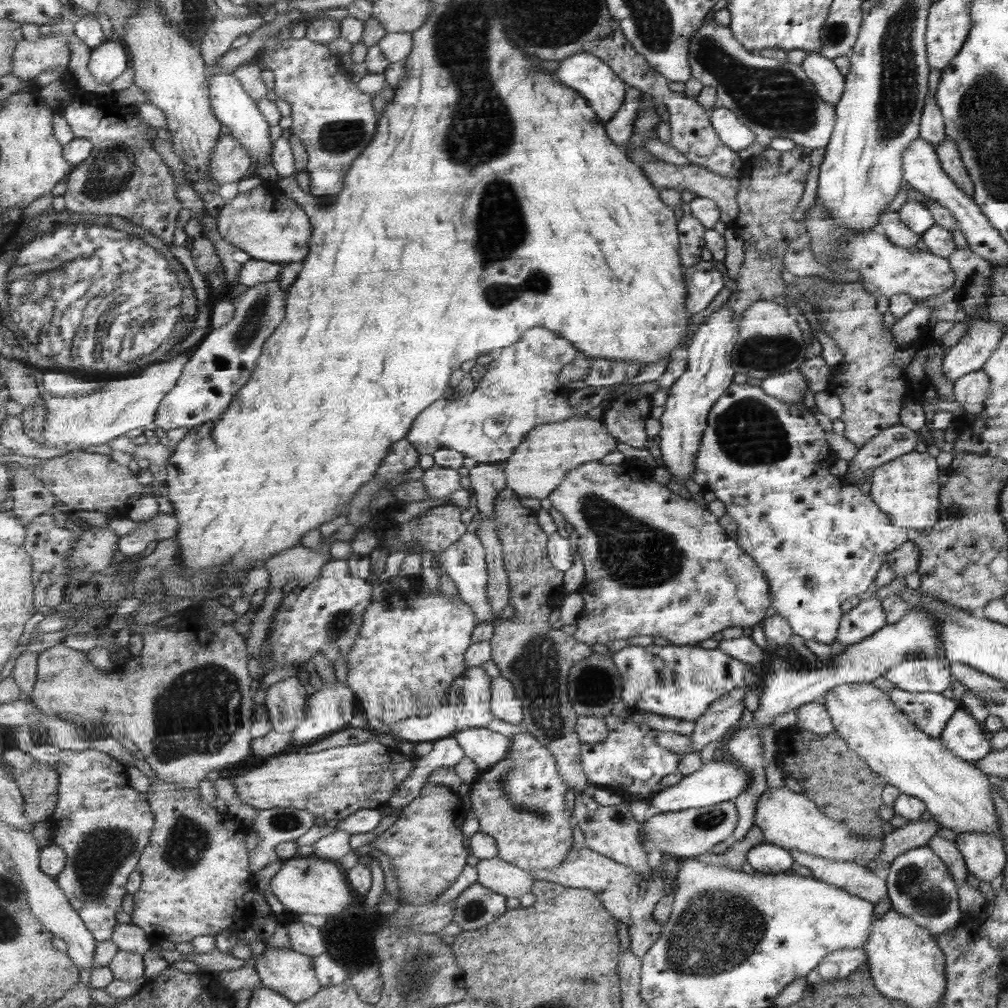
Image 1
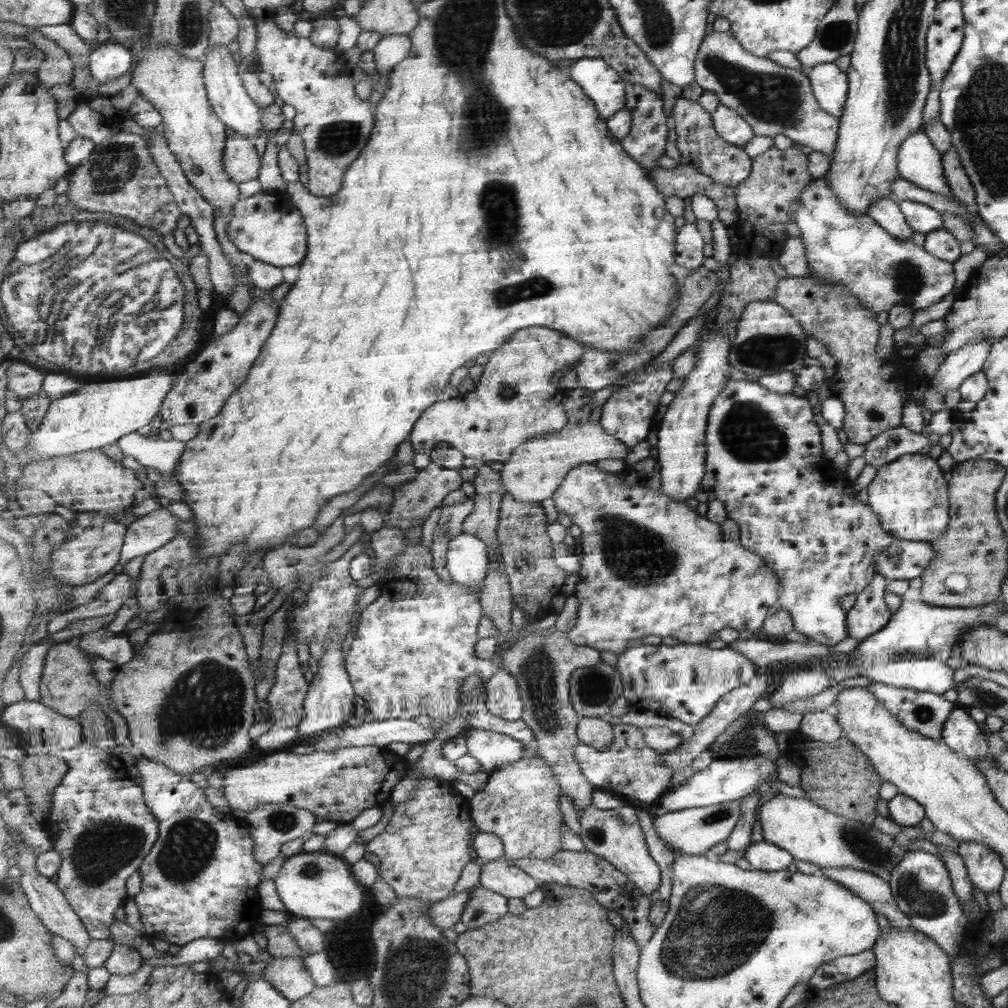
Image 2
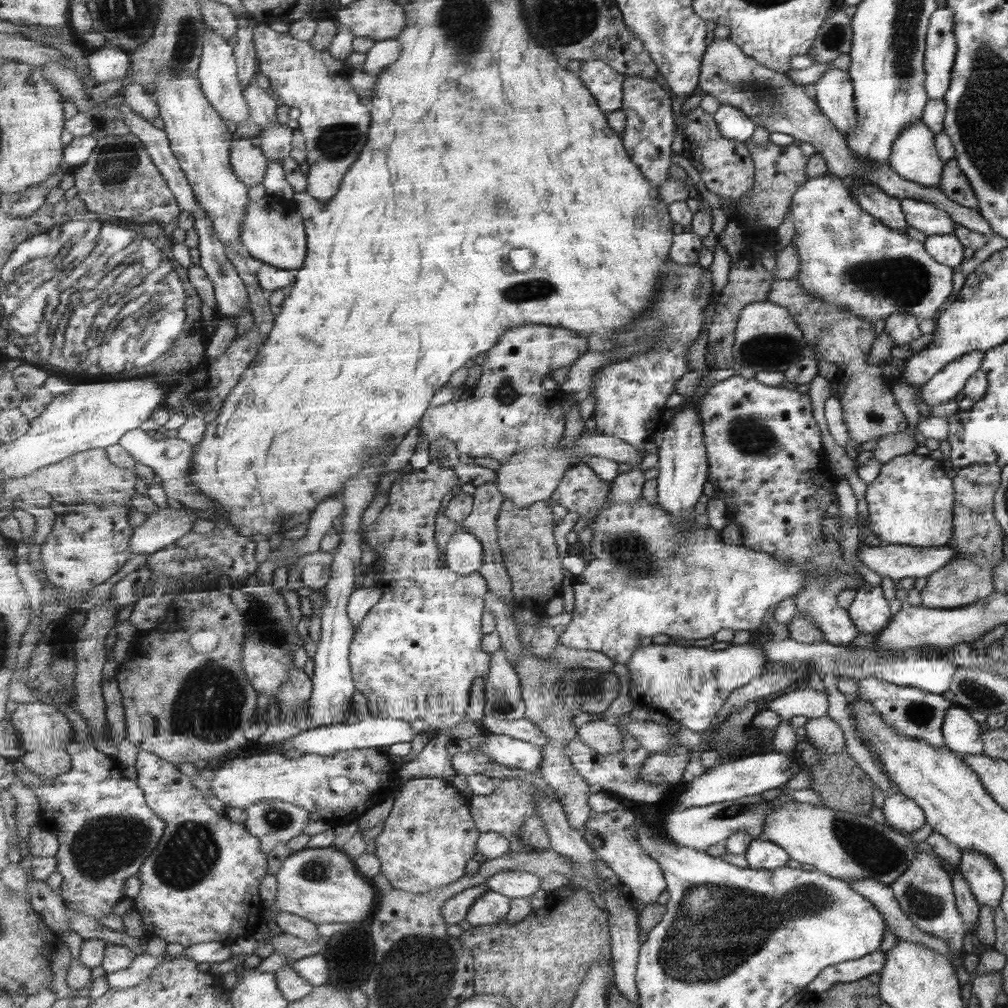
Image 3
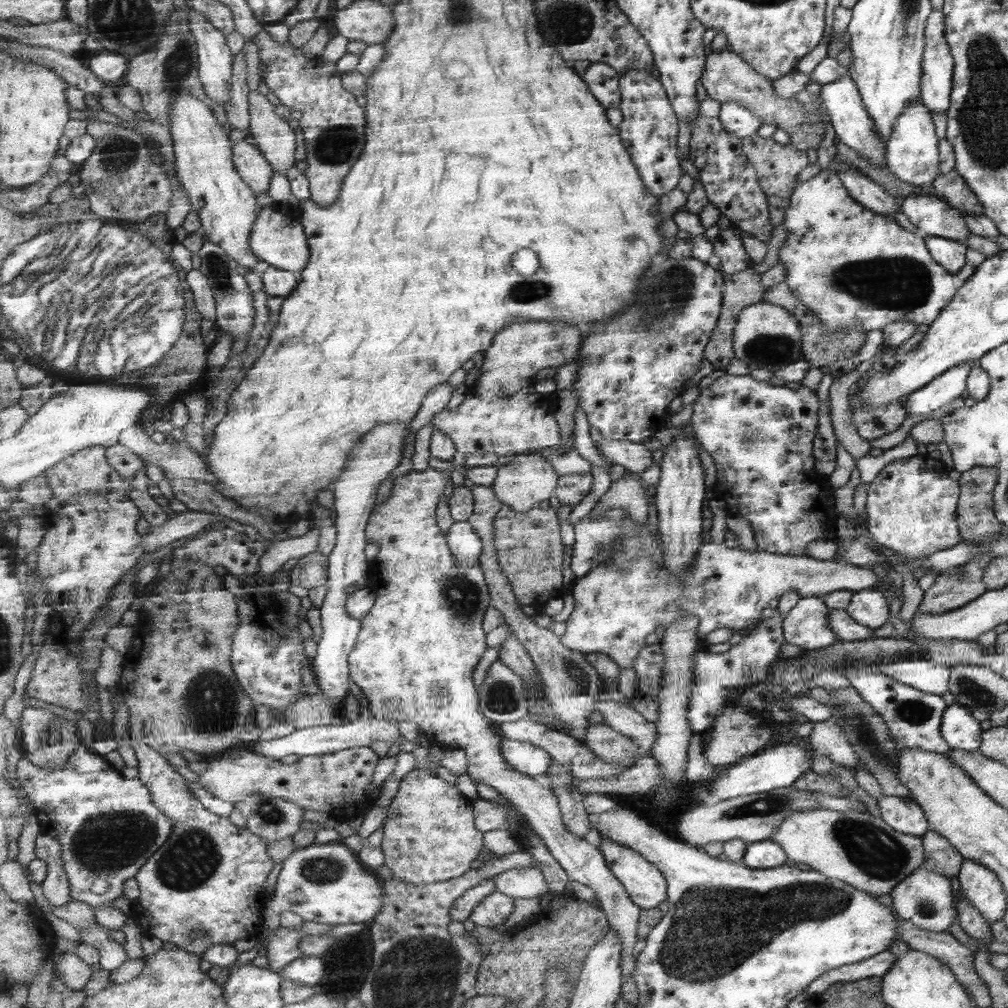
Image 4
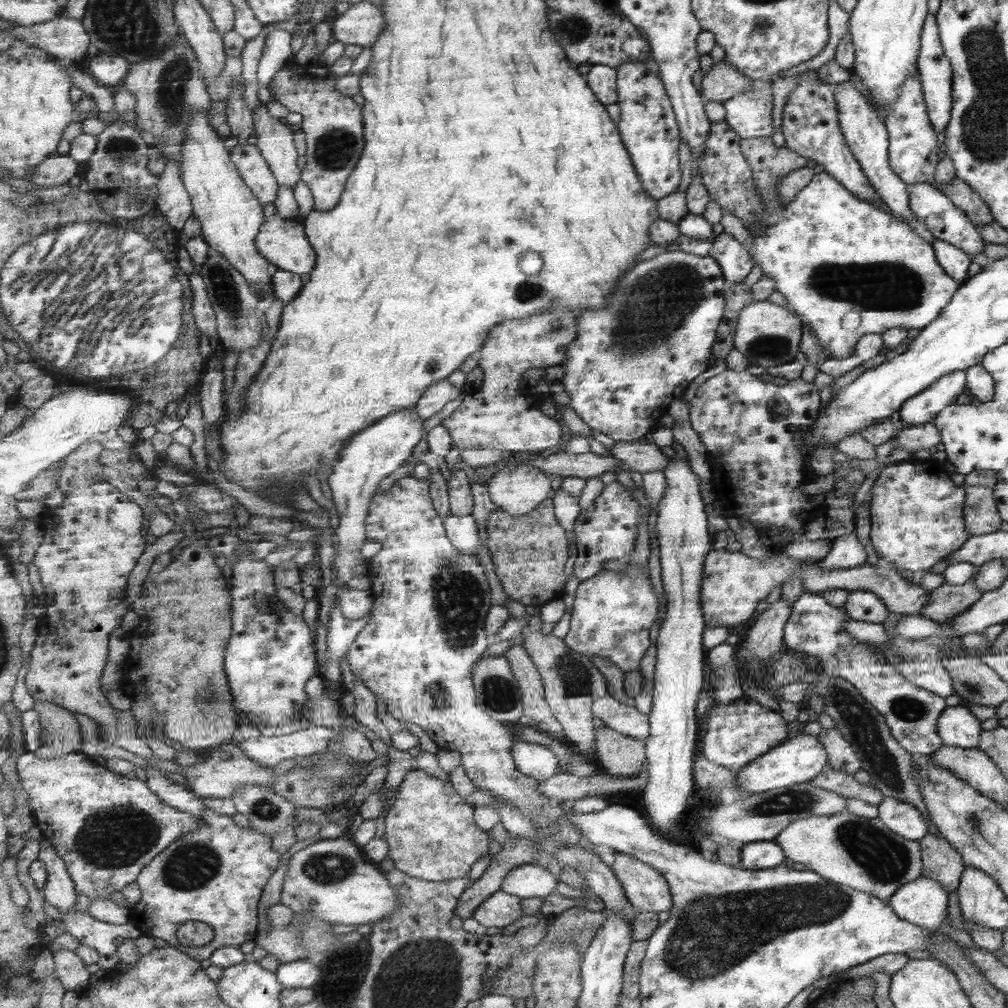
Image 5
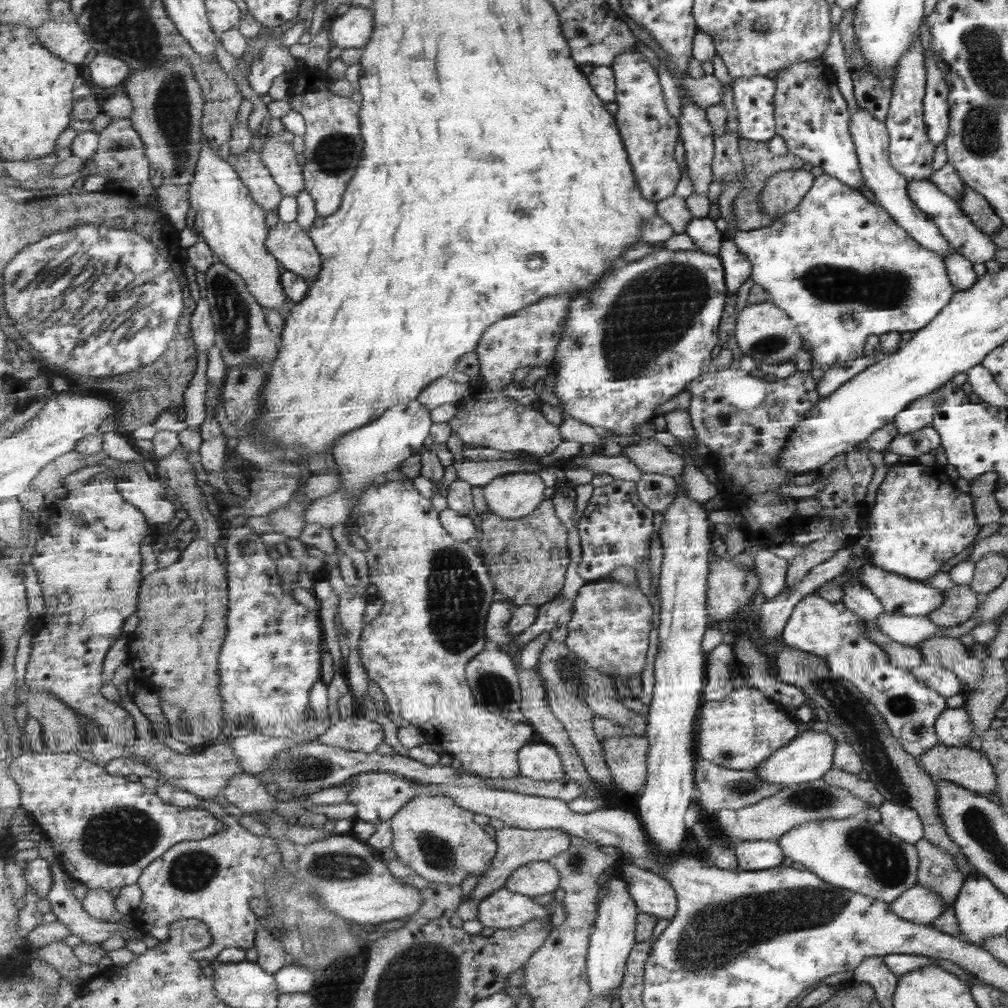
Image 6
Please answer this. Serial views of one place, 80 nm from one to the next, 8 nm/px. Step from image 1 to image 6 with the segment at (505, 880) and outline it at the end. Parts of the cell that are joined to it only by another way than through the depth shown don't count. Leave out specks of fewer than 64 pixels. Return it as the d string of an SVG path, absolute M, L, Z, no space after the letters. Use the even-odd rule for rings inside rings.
M553 861L531 862L517 869L508 879L505 887L508 890L515 891L518 894L531 898L541 899L543 895L553 895L555 890L560 887L561 875Z

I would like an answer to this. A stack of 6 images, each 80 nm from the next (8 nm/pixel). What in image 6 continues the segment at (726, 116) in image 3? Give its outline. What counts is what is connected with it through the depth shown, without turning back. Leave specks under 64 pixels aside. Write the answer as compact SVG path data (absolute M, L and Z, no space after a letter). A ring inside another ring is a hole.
M773 75L737 78L733 87L740 138L757 142L775 138L777 83Z

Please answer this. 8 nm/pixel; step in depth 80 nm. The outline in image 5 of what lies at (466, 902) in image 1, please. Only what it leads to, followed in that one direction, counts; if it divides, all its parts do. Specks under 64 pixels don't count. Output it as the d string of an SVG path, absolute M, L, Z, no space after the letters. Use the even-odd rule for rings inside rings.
M501 890L483 902L473 918L480 924L481 929L487 927L505 929L522 919L521 902L523 902L521 898Z

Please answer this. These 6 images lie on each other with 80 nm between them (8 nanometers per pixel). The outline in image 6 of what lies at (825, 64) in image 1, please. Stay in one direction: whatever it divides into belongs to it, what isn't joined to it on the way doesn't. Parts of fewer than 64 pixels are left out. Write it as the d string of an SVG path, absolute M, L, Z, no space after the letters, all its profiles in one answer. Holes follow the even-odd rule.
M858 107L852 114L849 113L848 122L867 195L870 196L876 205L888 211L894 222L903 228L903 230L908 231L908 235L915 242L920 243L927 250L936 251L941 258L947 257L951 250L953 250L951 243L940 234L935 220L931 220L927 217L927 214L923 214L916 204L909 199L907 179L889 162L888 131L884 123L874 119L861 107Z

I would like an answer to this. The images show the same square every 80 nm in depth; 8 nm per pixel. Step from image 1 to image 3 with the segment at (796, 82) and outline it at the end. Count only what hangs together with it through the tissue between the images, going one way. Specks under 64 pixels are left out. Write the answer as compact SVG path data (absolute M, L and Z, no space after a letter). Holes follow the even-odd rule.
M731 37L725 40L714 39L707 47L703 64L701 64L700 83L698 88L705 94L712 94L723 105L734 106L742 110L749 118L764 126L770 134L780 132L792 136L799 142L807 142L813 146L815 153L819 153L828 166L828 174L839 179L861 178L866 182L893 196L897 201L916 199L927 202L945 211L952 221L964 226L971 232L991 235L989 223L979 214L978 209L960 206L948 200L939 188L924 187L899 178L889 164L868 164L866 160L853 158L852 152L847 148L844 136L834 127L834 124L816 106L813 96L808 88L794 83L784 72L775 72L759 64L755 58L746 56L743 49L736 45Z

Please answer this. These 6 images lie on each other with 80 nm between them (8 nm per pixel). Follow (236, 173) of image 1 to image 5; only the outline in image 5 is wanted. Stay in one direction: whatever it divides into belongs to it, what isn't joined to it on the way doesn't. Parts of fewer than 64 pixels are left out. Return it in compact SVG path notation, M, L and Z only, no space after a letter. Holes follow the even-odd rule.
M238 143L232 150L233 162L244 181L251 187L262 204L274 202L280 183L256 144Z

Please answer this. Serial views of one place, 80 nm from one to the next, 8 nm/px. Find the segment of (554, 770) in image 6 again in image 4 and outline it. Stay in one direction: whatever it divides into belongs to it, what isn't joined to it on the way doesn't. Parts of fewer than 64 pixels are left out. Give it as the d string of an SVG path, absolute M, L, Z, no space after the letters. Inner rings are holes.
M507 737L502 738L502 754L513 769L541 780L553 762L552 755L541 747Z

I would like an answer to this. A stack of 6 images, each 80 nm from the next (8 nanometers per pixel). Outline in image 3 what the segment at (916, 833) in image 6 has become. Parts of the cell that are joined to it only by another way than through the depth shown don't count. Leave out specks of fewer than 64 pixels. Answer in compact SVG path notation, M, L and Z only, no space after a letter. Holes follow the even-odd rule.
M892 793L884 798L882 810L885 822L899 830L913 832L925 824L924 811L913 799L901 793Z

